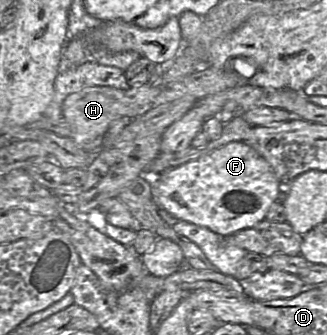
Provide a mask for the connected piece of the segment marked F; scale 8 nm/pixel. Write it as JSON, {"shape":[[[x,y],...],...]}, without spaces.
{"shape":[[[234,141],[160,173],[153,178],[151,193],[157,206],[178,220],[228,236],[267,220],[269,207],[279,199],[280,183],[255,149]]]}

